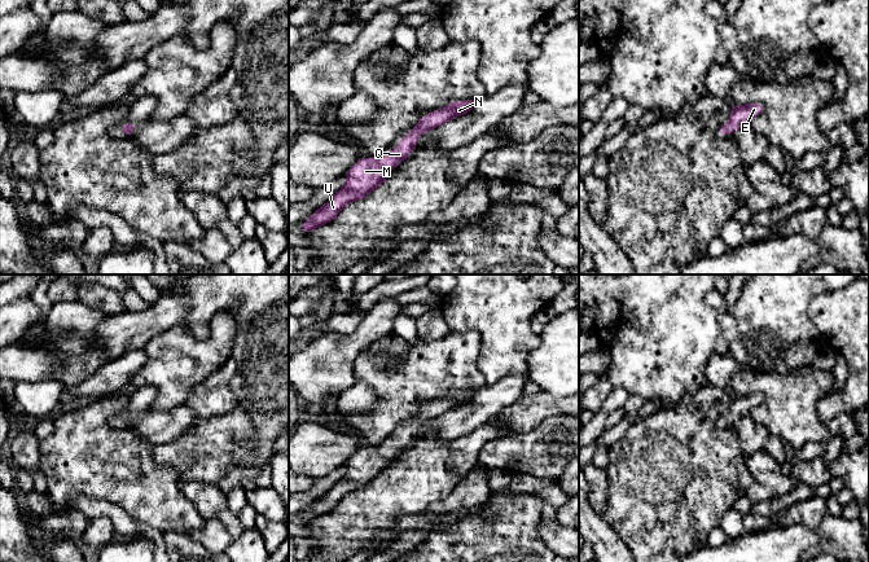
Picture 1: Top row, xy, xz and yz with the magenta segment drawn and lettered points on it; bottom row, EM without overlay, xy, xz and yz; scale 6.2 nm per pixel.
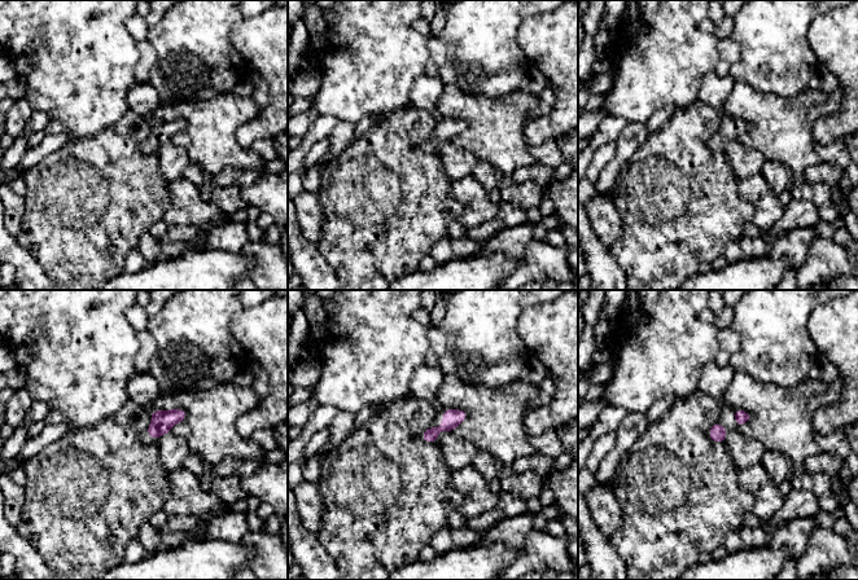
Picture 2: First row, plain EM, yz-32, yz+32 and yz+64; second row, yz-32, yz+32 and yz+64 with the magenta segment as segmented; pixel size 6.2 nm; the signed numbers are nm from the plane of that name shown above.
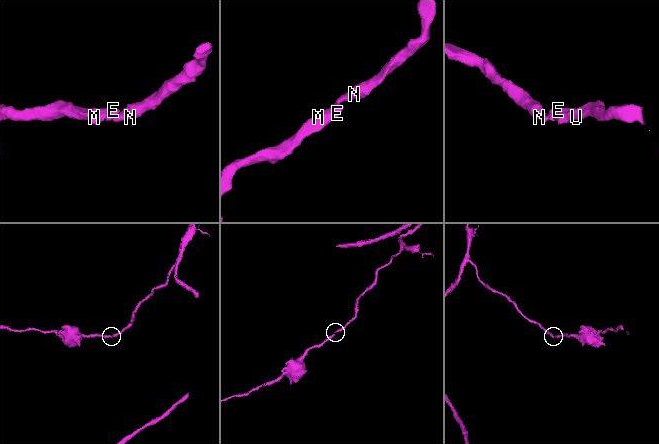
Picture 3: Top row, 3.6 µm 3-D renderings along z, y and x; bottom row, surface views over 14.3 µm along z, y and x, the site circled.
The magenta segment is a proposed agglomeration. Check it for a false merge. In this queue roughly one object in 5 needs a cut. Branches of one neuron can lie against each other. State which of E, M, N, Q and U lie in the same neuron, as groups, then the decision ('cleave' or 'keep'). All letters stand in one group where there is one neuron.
E M N Q U; keep

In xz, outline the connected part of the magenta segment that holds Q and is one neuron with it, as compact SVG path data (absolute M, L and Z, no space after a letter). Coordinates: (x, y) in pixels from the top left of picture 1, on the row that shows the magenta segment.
M479 100L452 101L446 107L423 115L413 127L412 132L398 140L395 152L383 152L370 159L361 157L346 174L344 185L320 208L300 224L300 230L311 233L315 228L333 221L337 215L351 202L361 201L378 185L389 179L389 174L408 155L418 144L418 137L451 119L470 111Z

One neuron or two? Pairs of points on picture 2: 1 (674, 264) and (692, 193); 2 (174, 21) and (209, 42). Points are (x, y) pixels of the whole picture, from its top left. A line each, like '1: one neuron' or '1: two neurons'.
1: one neuron
2: one neuron

